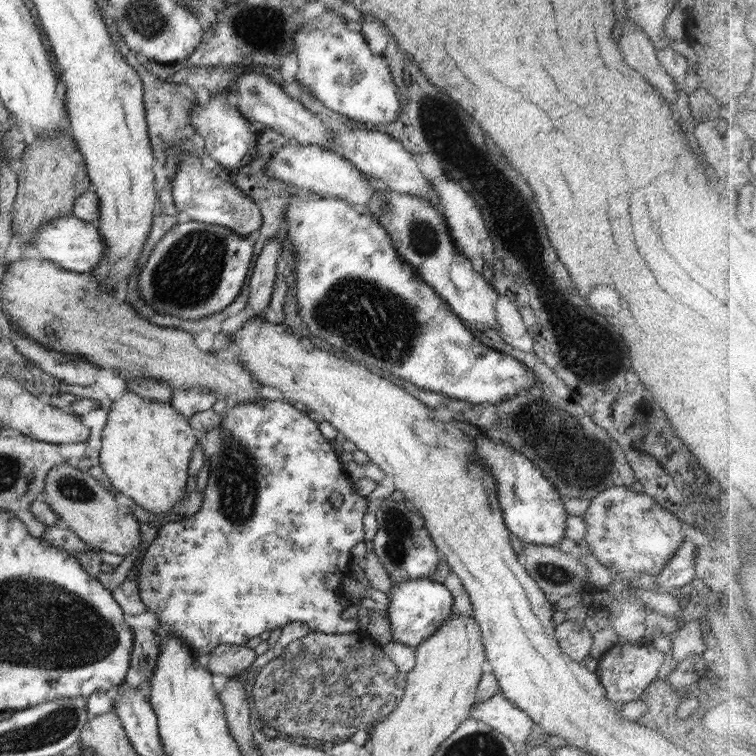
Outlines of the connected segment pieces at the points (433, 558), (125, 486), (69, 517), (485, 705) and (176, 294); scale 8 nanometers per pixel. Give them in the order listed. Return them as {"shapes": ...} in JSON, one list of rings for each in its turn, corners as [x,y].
{"shapes":[[[[392,496],[377,500],[373,506],[378,521],[378,531],[372,540],[374,552],[392,584],[398,585],[415,579],[429,578],[438,566],[437,546],[425,529],[425,521],[408,510],[404,502],[396,502]]],[[[126,389],[118,401],[112,402],[101,436],[99,465],[116,493],[127,496],[159,519],[175,513],[175,506],[188,498],[189,464],[199,433],[171,402],[150,402]]],[[[70,464],[55,467],[46,476],[43,493],[46,504],[59,517],[60,525],[72,529],[86,544],[125,557],[134,550],[139,552],[142,535],[135,515],[130,508],[119,506],[114,494],[107,492],[87,470],[79,470]]],[[[501,693],[486,699],[486,702],[475,702],[469,716],[504,734],[514,745],[526,744],[534,726],[530,716]]],[[[177,223],[155,244],[138,276],[138,292],[158,314],[196,320],[224,310],[248,283],[254,236],[238,236],[218,224]]]]}

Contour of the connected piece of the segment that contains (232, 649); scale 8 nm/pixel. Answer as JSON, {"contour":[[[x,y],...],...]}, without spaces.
{"contour":[[[218,645],[210,652],[208,671],[213,675],[224,674],[232,677],[243,673],[256,660],[256,652],[252,645]]]}

